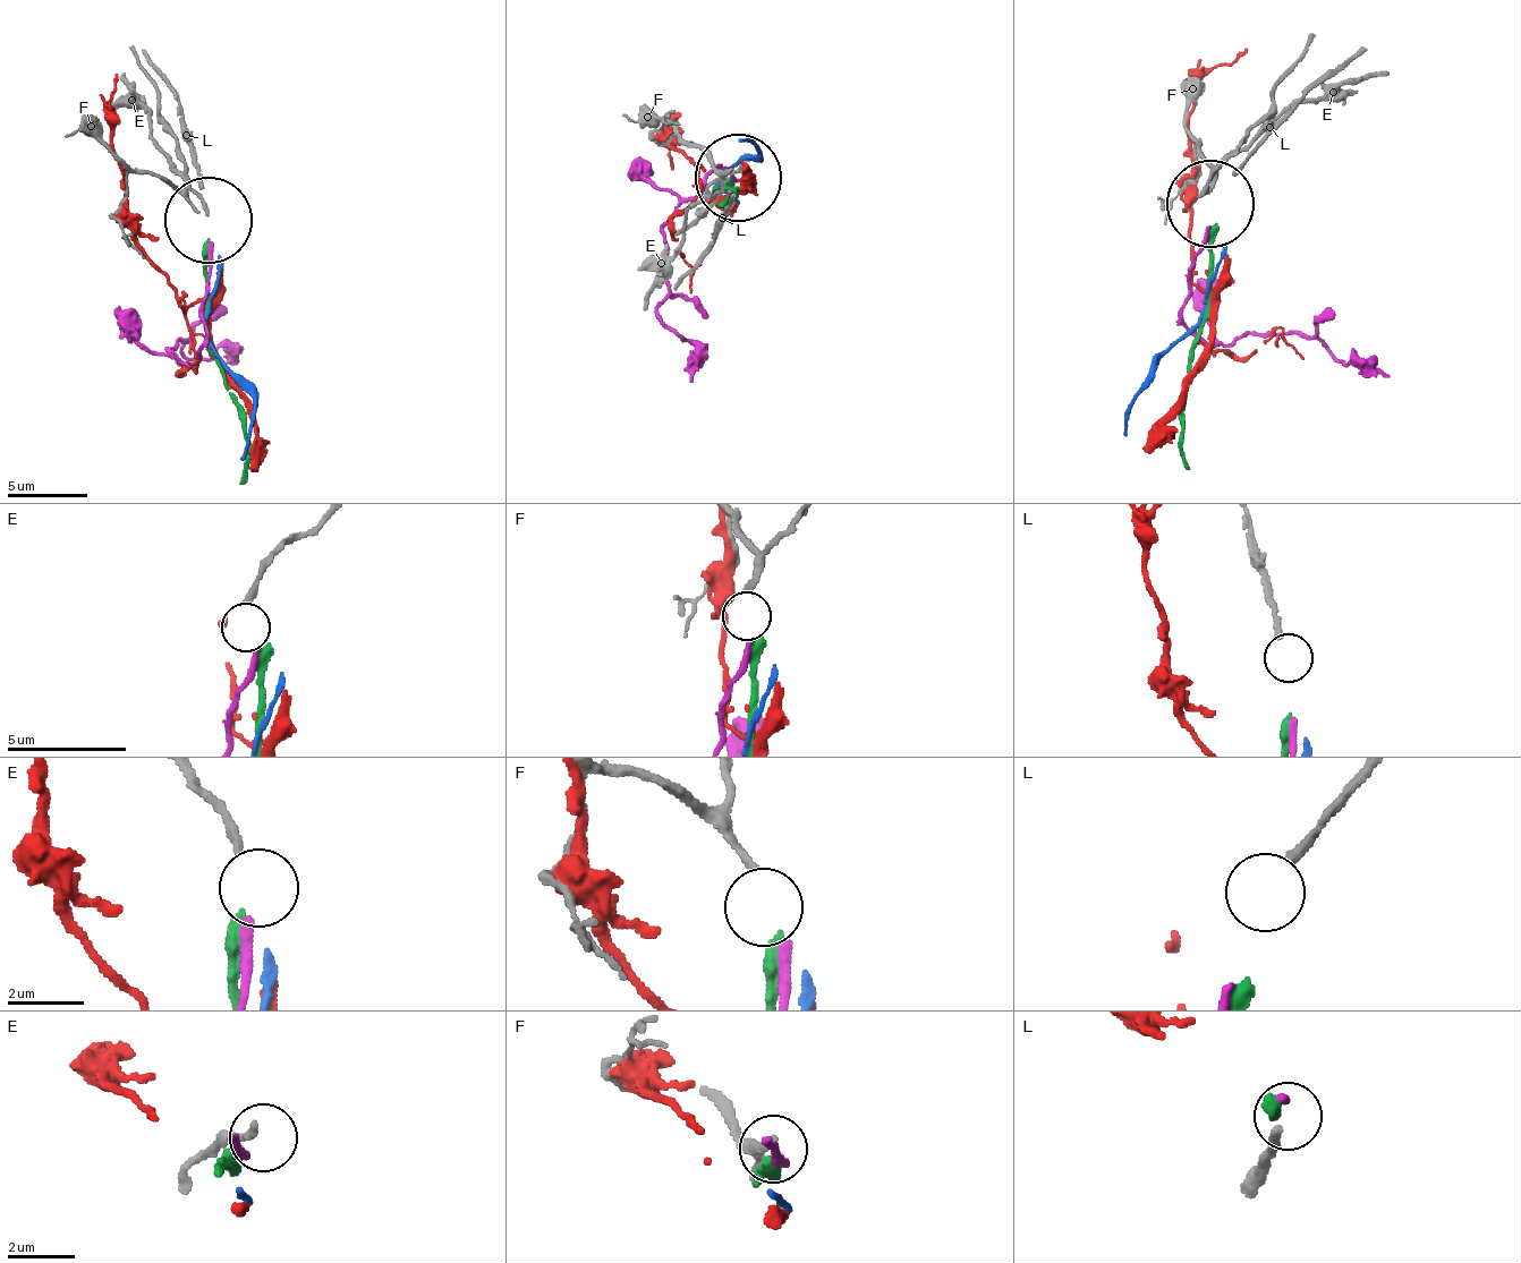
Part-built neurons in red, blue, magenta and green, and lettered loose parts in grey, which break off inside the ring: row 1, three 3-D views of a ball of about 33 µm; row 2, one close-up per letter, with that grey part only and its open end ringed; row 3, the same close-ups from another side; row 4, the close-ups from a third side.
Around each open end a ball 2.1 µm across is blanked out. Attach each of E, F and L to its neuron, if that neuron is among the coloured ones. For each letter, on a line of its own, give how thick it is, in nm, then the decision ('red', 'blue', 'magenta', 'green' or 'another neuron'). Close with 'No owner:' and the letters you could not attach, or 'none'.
E: 280 nm thick; another neuron
F: 200 nm thick; another neuron
L: 260 nm thick; another neuron
No owner: E, F, L

